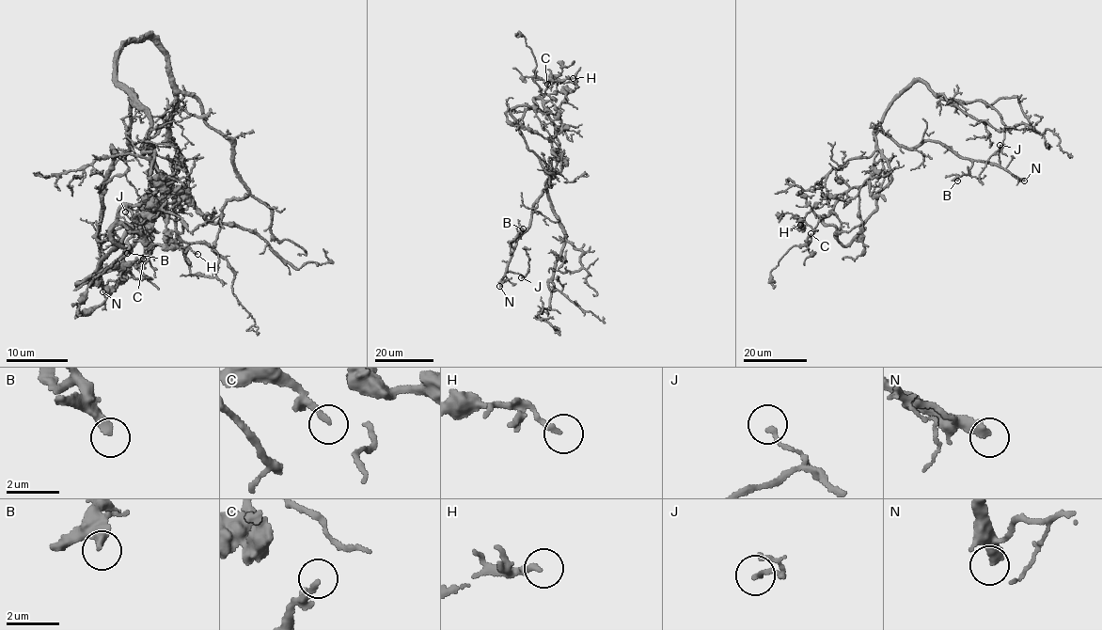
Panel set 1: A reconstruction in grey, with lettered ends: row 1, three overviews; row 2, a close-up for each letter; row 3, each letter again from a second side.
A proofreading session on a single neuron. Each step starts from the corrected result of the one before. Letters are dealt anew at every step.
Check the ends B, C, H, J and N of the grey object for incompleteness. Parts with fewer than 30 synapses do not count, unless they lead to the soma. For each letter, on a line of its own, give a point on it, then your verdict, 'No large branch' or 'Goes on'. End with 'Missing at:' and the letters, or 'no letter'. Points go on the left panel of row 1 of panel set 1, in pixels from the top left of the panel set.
B: Place: (127, 253). No large branch
C: Place: (143, 259). No large branch
H: Place: (197, 254). No large branch
J: Place: (125, 212). No large branch
N: Place: (102, 291). Goes on
Missing at: N

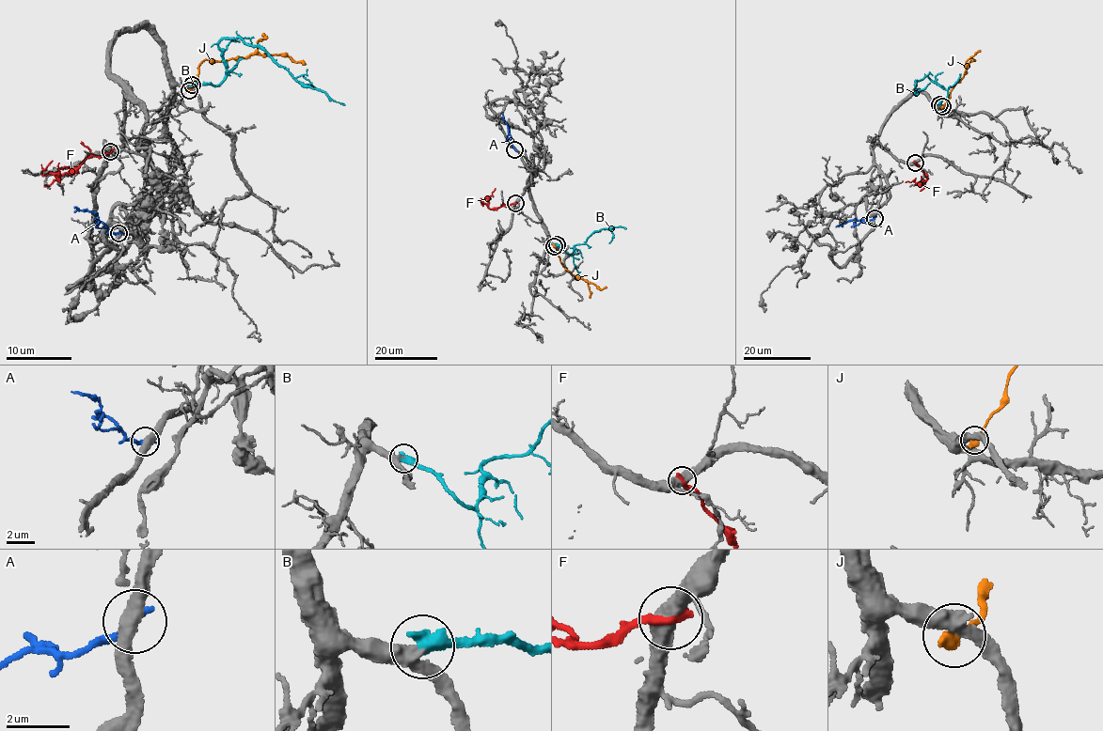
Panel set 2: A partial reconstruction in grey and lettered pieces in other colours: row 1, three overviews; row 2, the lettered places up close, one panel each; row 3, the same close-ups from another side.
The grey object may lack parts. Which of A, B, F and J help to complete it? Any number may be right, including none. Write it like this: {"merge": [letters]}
{"merge": ["B"]}

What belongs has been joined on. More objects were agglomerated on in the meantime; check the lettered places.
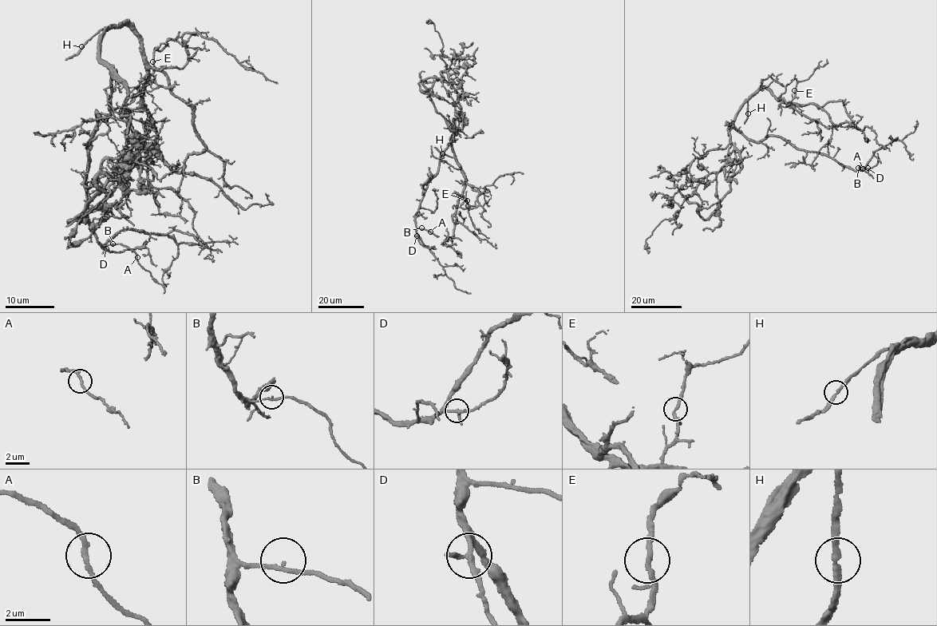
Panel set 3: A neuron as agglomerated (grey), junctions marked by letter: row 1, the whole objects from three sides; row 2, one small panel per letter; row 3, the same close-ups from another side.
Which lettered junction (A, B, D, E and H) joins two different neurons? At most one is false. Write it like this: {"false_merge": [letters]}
{"false_merge": []}

